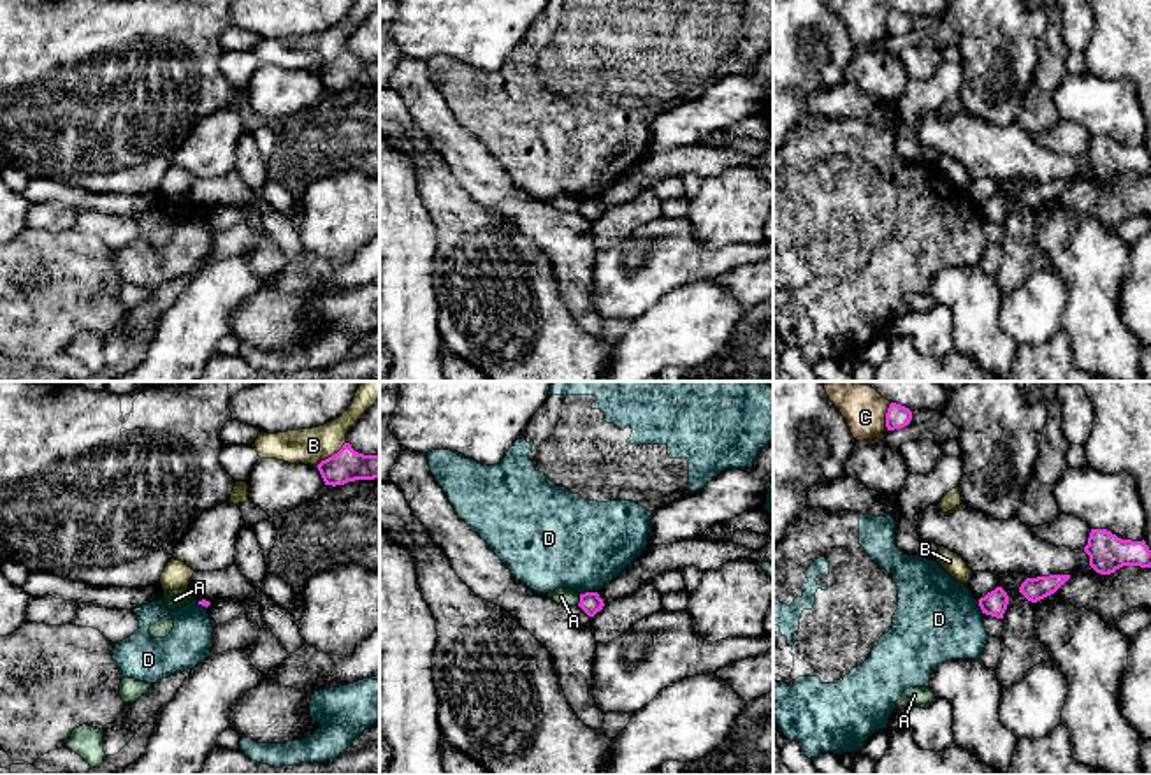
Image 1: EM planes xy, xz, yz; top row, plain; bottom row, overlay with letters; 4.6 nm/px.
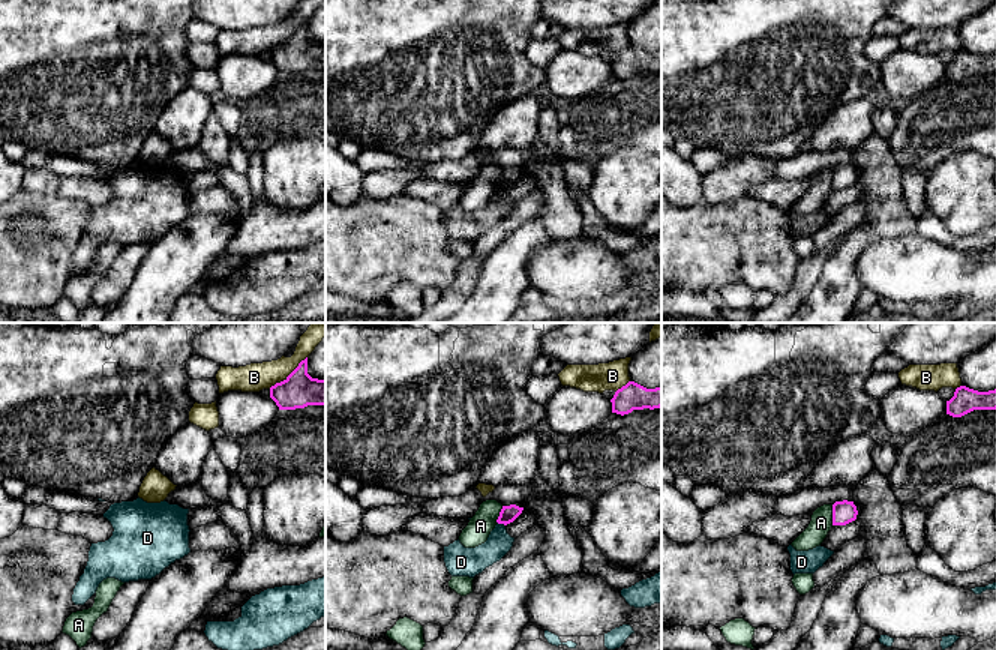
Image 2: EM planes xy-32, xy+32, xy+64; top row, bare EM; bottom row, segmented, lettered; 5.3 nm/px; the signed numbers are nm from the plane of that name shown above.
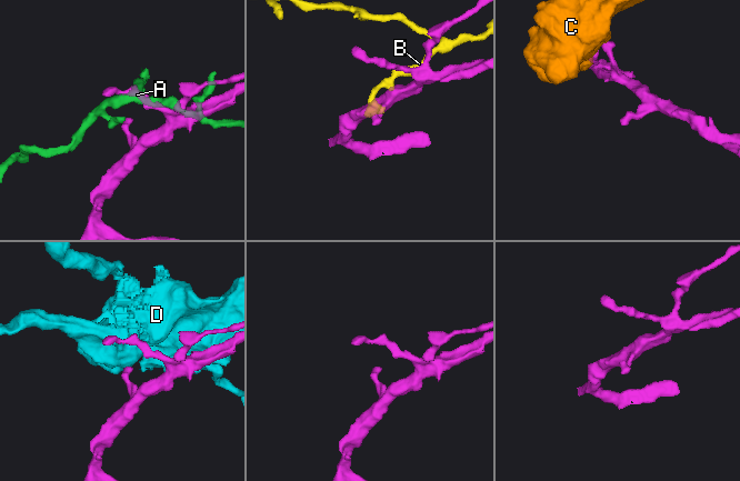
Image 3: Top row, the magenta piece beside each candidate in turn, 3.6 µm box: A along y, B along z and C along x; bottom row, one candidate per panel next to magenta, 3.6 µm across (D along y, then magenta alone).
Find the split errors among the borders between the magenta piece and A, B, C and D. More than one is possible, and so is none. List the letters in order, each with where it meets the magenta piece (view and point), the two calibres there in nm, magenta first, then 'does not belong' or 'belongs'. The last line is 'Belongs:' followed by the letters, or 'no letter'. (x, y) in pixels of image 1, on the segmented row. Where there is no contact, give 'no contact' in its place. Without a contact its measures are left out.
A: contact xz (580, 600); calibres 100 and 80 nm; does not belong
B: contact xy (332, 456); calibres 150 and 160 nm; does not belong
C: contact yz (886, 417); calibres 110 and 200 nm; does not belong
D: contact xz (587, 593); calibres 100 and 420 nm; does not belong
Belongs: no letter

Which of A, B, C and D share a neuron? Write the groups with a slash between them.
A / B / C / D

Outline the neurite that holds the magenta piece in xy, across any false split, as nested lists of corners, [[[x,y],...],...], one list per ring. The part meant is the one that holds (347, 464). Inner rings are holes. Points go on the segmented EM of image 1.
[[[344,443],[337,453],[322,460],[316,467],[325,485],[332,487],[355,480],[374,480],[380,478],[380,453],[364,455]]]

